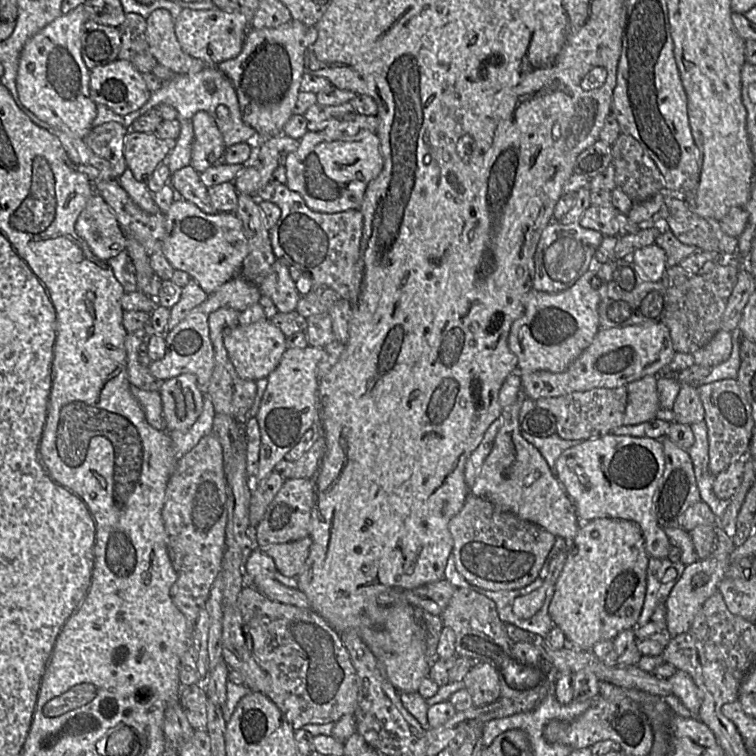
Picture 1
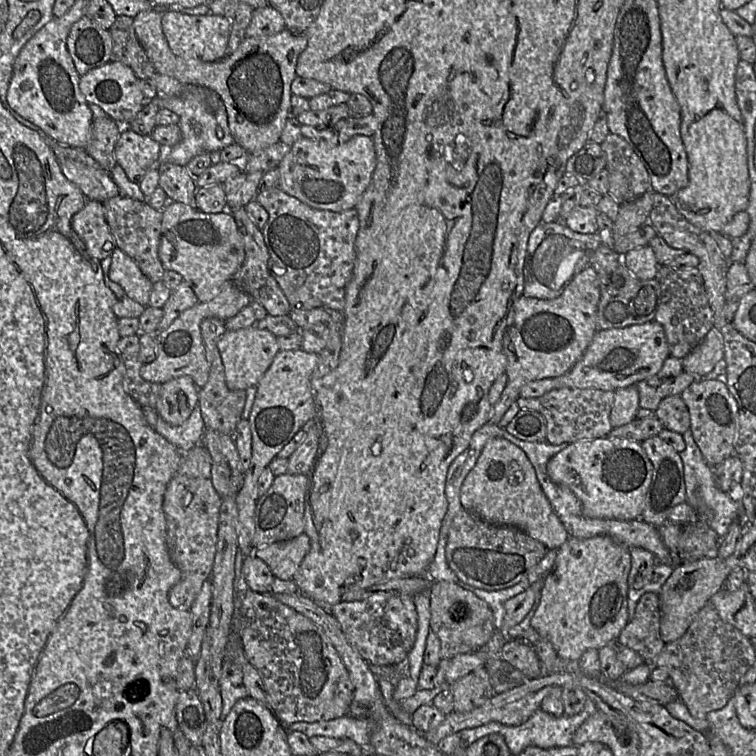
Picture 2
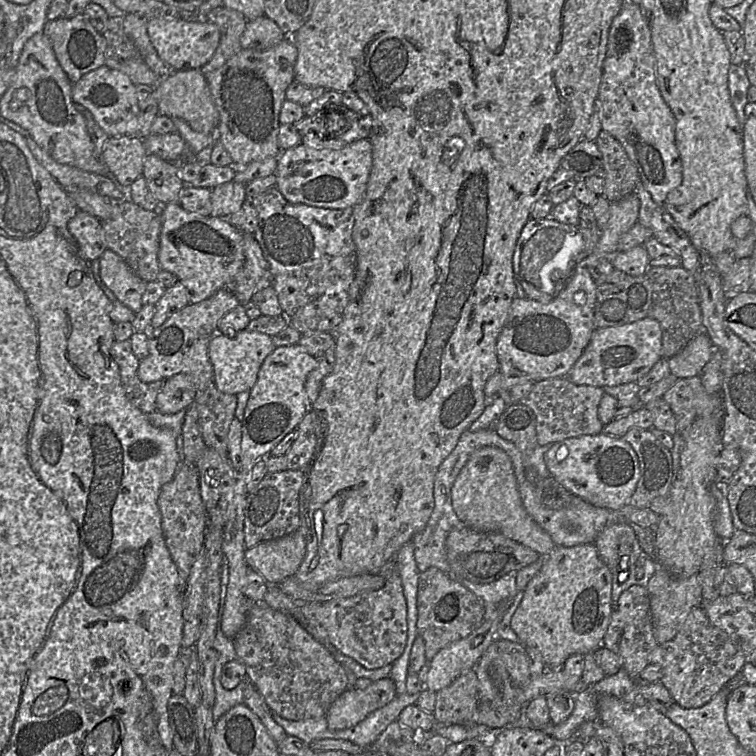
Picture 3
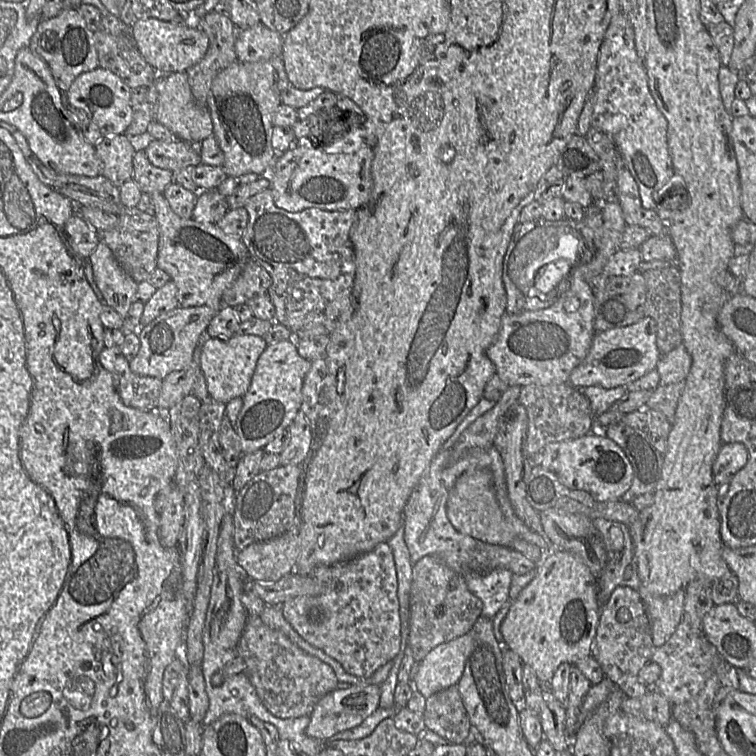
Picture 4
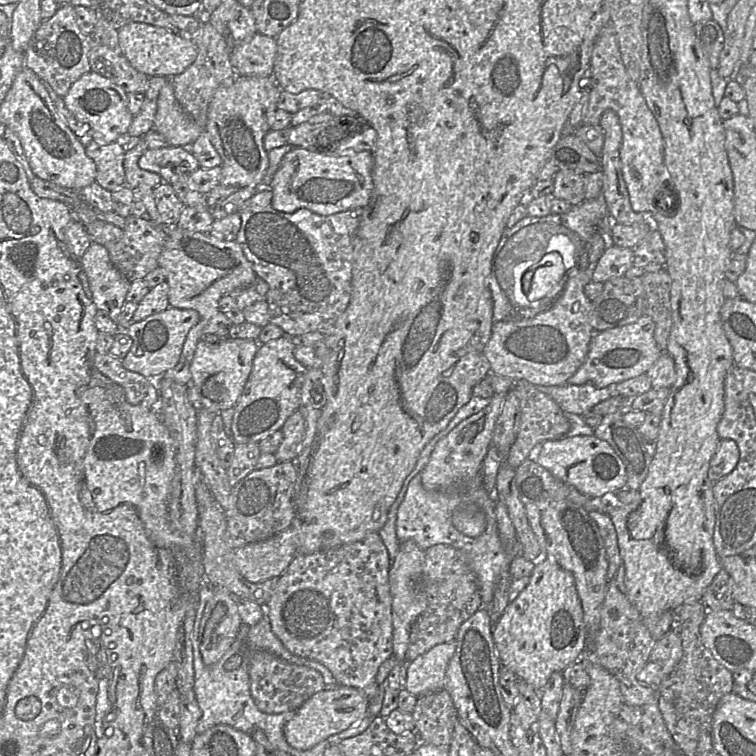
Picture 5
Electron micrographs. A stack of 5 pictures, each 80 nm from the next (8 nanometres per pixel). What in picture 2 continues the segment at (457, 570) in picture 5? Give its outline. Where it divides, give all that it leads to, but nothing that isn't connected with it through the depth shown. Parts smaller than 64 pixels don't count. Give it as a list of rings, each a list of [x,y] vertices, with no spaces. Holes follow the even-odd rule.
[[[433,580],[427,595],[431,612],[430,629],[440,640],[442,658],[475,652],[491,639],[496,630],[492,610],[472,591],[453,582]]]

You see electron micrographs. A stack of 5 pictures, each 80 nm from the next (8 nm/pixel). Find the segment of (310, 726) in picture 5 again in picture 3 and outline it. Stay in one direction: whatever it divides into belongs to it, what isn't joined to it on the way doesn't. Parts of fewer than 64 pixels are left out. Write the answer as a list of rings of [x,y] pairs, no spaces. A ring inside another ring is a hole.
[[[383,679],[364,689],[349,689],[330,706],[326,714],[328,728],[339,731],[352,728],[376,710],[392,702],[400,693],[395,683]]]

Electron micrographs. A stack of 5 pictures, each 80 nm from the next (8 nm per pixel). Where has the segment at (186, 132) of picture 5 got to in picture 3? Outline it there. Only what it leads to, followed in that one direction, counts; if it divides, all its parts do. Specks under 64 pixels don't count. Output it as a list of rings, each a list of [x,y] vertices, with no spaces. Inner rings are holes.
[[[186,69],[172,73],[168,77],[159,78],[153,89],[158,90],[158,110],[160,115],[180,118],[199,133],[211,133],[218,126],[219,113],[212,99],[209,85],[199,69]]]

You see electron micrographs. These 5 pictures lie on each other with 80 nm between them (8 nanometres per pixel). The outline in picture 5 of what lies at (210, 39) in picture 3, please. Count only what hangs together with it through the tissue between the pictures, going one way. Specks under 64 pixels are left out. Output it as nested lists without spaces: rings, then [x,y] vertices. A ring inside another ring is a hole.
[[[129,22],[118,28],[119,44],[130,64],[149,77],[172,78],[187,69],[197,57],[196,45],[168,28],[147,23]]]

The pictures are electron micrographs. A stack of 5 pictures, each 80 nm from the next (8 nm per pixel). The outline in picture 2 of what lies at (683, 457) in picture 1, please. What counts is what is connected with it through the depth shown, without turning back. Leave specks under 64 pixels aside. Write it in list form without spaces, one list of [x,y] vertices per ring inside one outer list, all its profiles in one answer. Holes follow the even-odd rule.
[[[658,436],[642,440],[641,445],[653,466],[641,519],[654,526],[660,526],[665,522],[670,522],[668,516],[673,507],[686,502],[683,462],[679,452]]]

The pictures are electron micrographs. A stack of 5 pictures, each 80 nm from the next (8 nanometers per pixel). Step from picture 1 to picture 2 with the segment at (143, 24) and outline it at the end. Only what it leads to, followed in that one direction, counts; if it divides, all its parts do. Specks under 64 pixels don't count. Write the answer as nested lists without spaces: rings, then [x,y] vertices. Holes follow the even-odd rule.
[[[117,16],[109,31],[113,40],[111,61],[129,66],[140,79],[152,79],[156,70],[136,37],[134,19]]]

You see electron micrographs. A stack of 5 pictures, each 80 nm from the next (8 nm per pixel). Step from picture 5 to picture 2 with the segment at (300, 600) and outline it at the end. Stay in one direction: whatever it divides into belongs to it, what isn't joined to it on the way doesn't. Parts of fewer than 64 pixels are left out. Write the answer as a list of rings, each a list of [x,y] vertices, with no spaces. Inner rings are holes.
[[[372,595],[360,601],[342,601],[328,608],[349,643],[370,665],[397,665],[404,661],[418,629],[417,610],[408,595]]]

